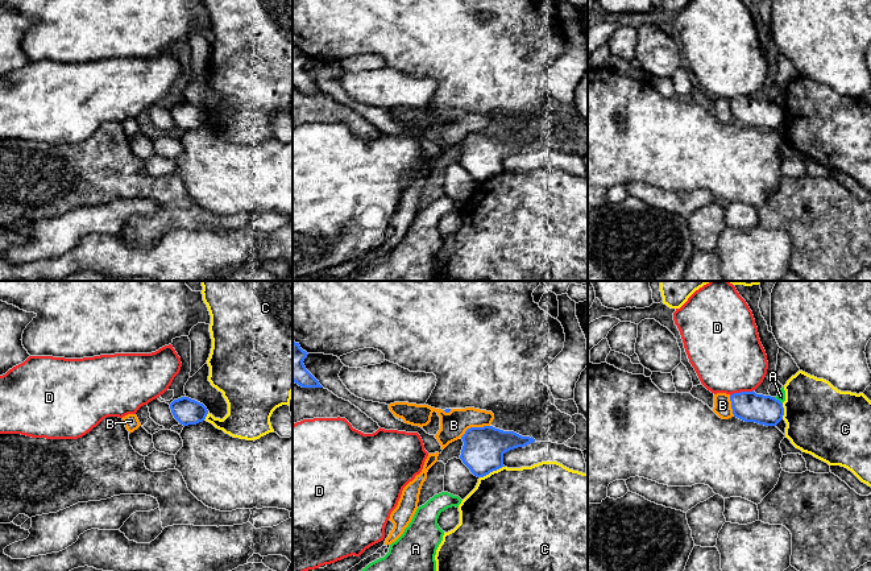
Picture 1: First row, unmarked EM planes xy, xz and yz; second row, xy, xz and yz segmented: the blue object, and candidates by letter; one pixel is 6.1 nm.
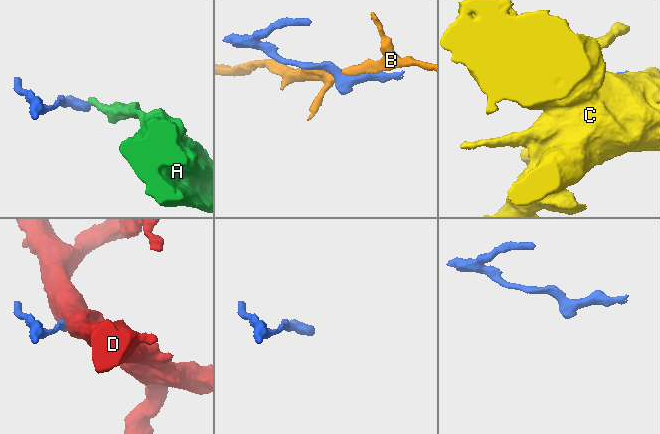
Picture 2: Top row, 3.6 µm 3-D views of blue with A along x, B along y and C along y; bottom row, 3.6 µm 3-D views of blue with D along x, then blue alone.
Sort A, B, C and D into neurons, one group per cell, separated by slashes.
A / B / C / D

